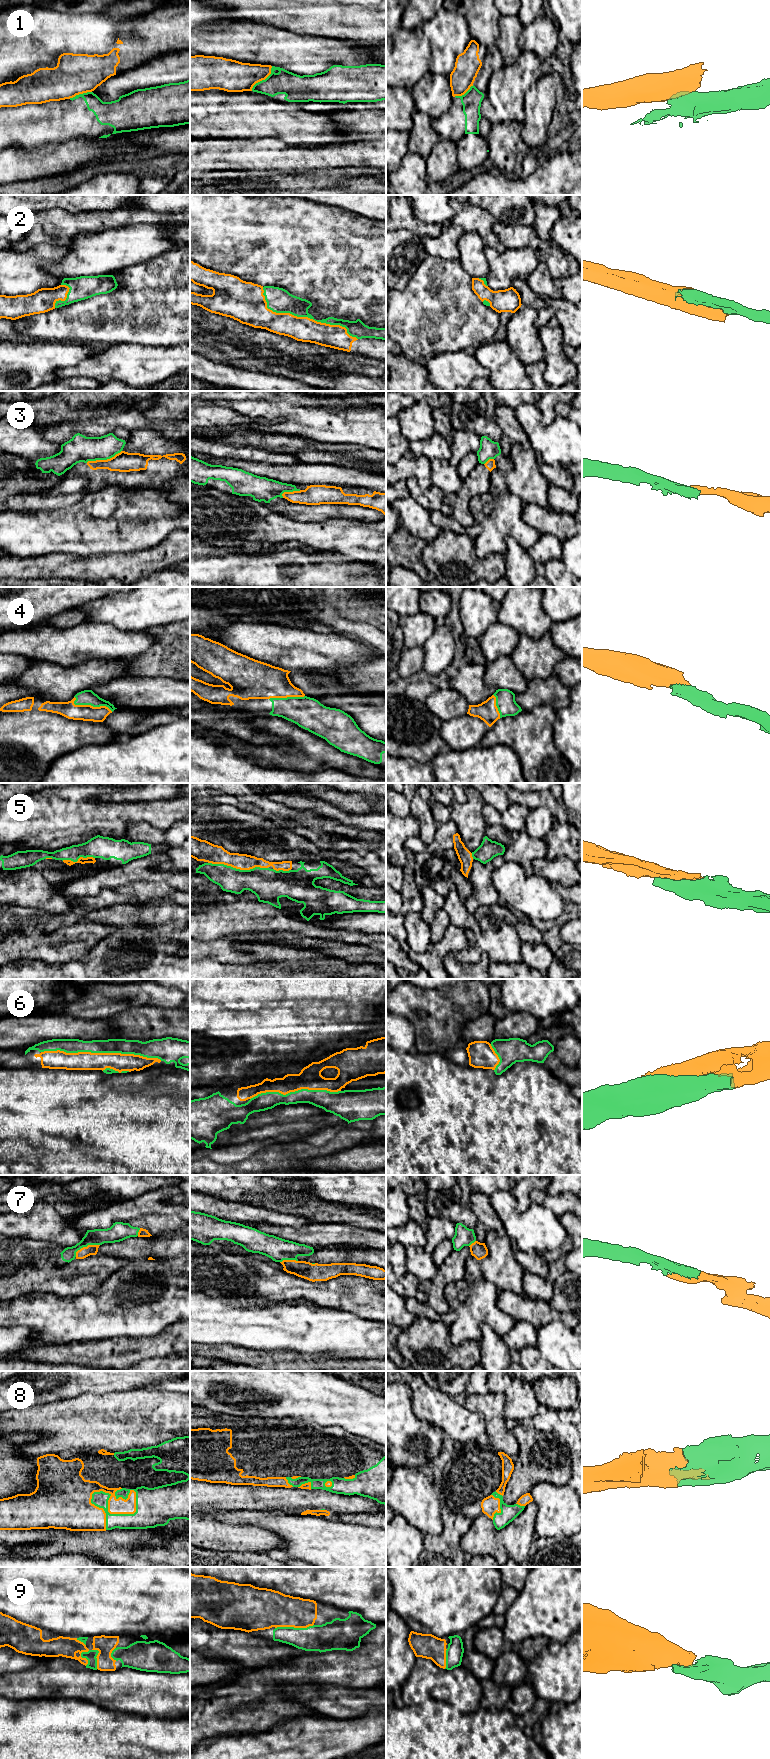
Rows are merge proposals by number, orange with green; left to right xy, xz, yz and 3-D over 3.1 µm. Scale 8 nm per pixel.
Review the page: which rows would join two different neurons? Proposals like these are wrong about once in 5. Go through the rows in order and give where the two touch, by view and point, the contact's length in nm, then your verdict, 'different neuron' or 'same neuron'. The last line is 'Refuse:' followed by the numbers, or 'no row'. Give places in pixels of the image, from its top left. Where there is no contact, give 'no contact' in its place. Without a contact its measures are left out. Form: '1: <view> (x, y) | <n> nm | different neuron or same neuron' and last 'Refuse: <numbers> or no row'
1: xz (263, 79) | 260 nm | different neuron
2: xz (303, 317) | 850 nm | same neuron
3: xy (103, 460) | 300 nm | different neuron
4: xy (90, 705) | 340 nm | same neuron
5: xz (238, 868) | 480 nm | same neuron
6: xy (101, 1053) | 950 nm | same neuron
7: xy (85, 1247) | 220 nm | same neuron
8: xy (109, 1498) | 400 nm | same neuron
9: xz (294, 1627) | 320 nm | same neuron
Refuse: 1, 3

